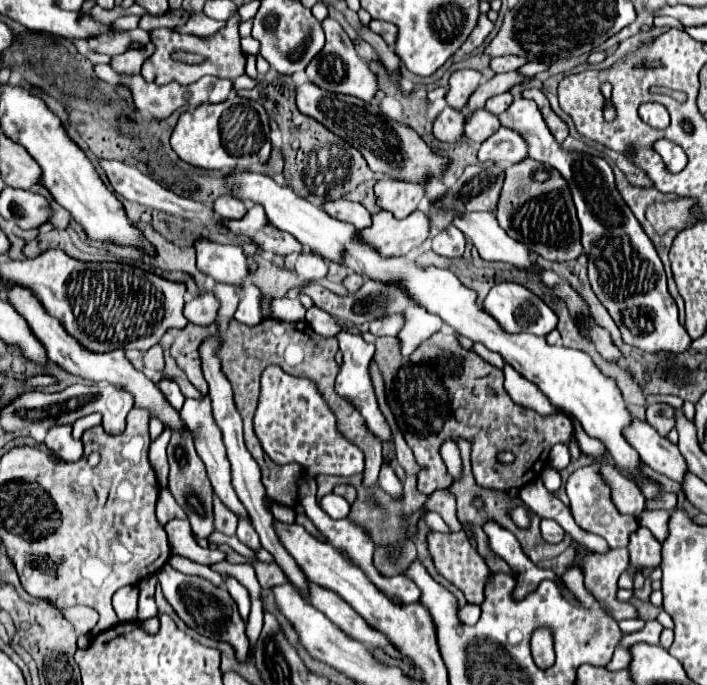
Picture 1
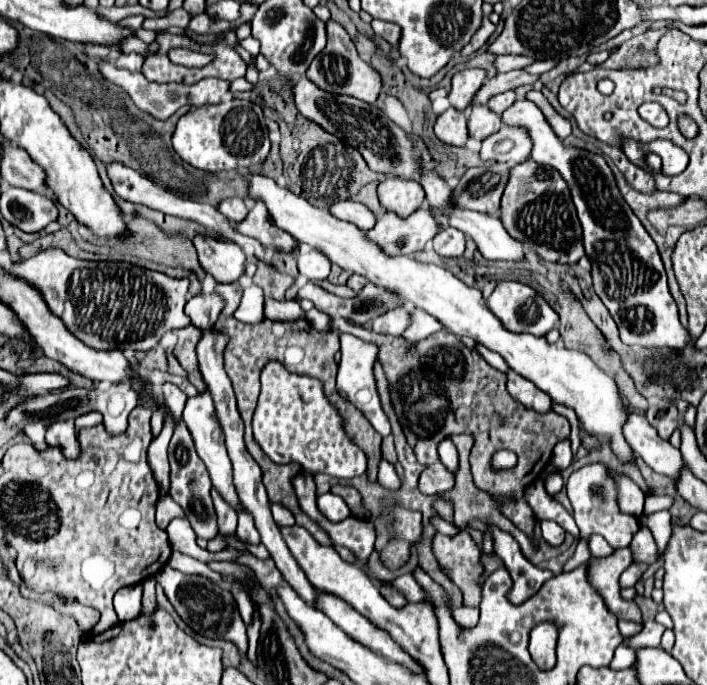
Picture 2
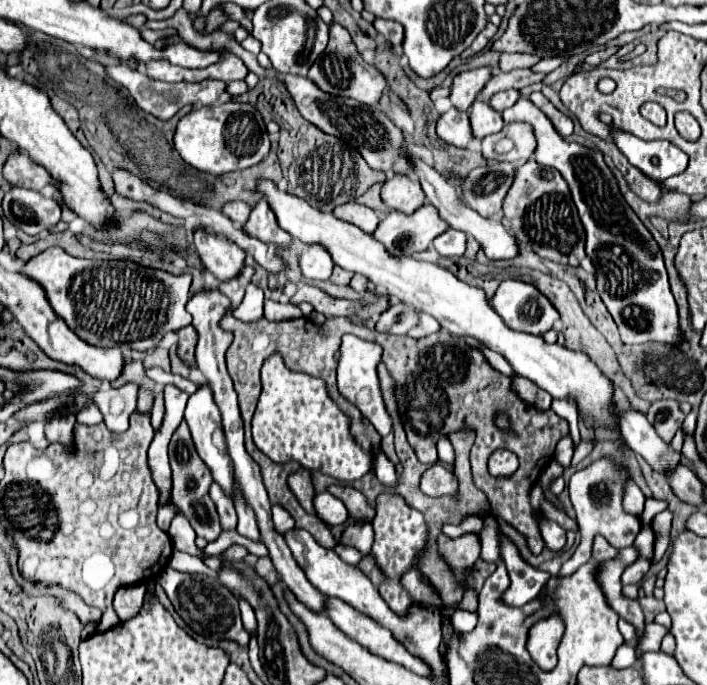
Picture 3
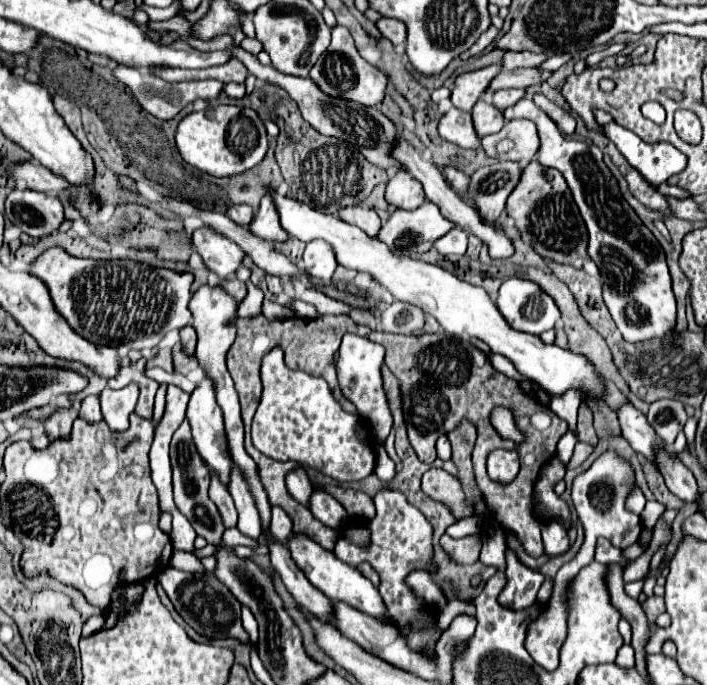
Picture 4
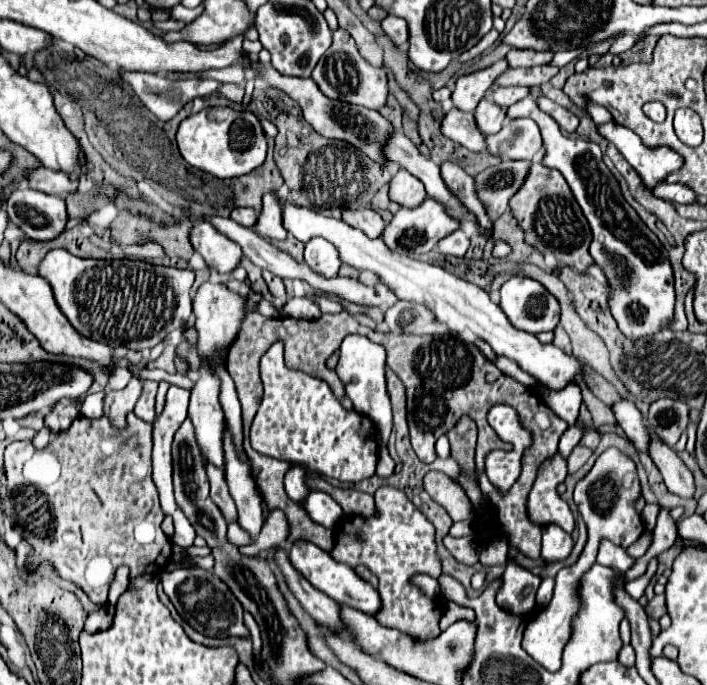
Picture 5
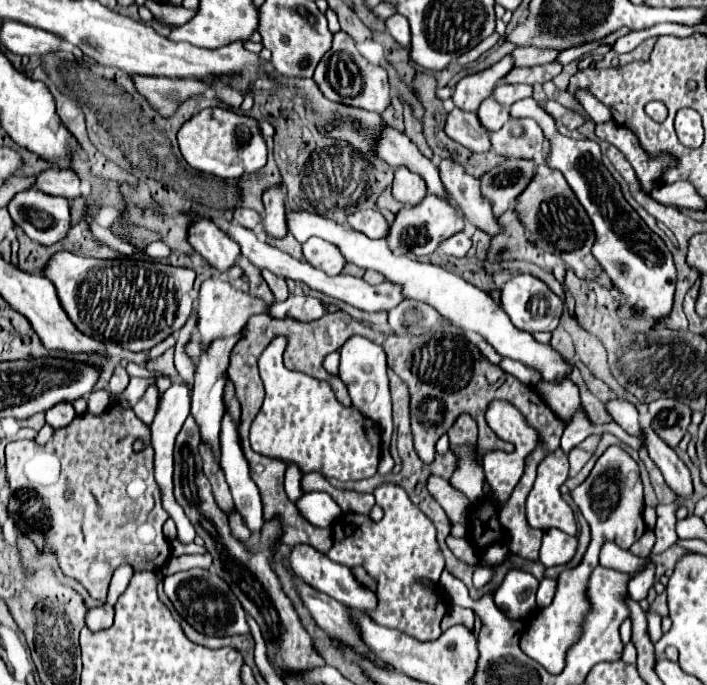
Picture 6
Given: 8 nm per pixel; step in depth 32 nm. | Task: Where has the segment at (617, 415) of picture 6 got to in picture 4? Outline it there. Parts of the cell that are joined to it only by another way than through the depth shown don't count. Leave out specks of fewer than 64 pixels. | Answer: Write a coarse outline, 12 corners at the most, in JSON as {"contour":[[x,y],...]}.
{"contour":[[630,402],[618,408],[622,436],[654,462],[662,448],[646,416]]}

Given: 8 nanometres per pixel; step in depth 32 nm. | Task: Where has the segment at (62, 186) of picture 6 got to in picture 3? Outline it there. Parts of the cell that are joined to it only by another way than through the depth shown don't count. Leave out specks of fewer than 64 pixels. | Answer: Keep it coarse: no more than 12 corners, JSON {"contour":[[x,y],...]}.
{"contour":[[22,152],[4,164],[4,178],[57,200],[60,182]]}

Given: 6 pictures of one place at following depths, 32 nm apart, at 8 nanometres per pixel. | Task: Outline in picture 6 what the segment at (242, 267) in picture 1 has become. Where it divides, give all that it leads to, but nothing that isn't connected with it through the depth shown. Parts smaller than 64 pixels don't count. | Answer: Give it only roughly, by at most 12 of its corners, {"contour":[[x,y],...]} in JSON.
{"contour":[[206,216],[190,220],[188,242],[218,272],[240,246]]}

